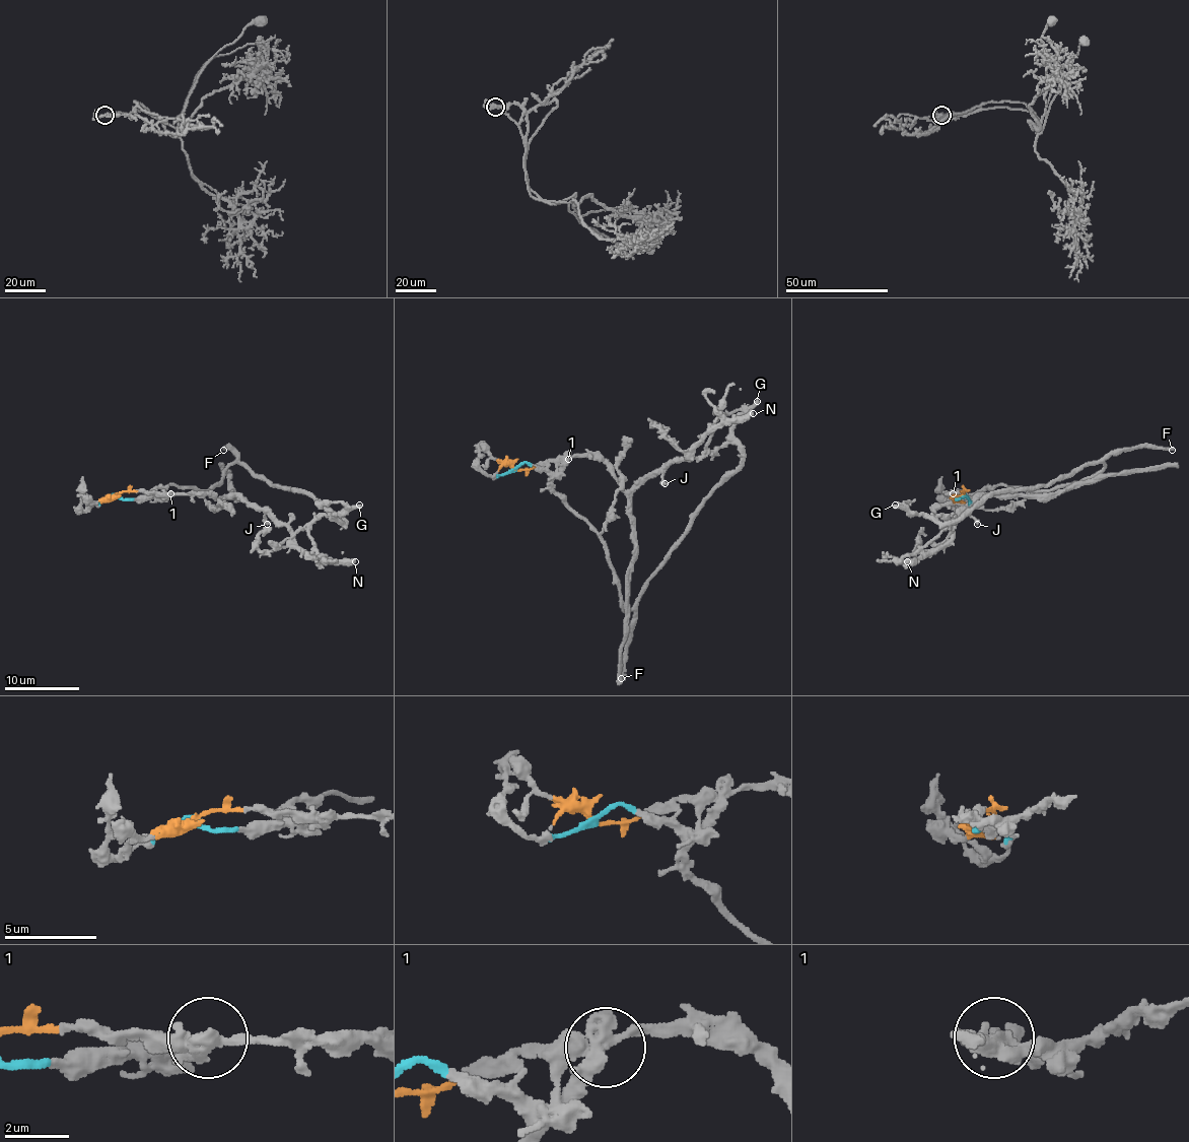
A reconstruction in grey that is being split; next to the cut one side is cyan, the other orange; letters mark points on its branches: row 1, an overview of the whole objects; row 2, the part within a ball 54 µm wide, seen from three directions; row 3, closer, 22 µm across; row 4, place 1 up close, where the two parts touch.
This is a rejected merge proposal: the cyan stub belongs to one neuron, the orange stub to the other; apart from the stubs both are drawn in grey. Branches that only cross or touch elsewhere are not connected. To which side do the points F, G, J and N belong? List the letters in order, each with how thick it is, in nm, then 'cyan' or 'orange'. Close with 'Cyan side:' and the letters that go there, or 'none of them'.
F: 360 nm thick; cyan
G: 400 nm thick; cyan
J: 320 nm thick; orange
N: 480 nm thick; orange
Cyan side: F, G

